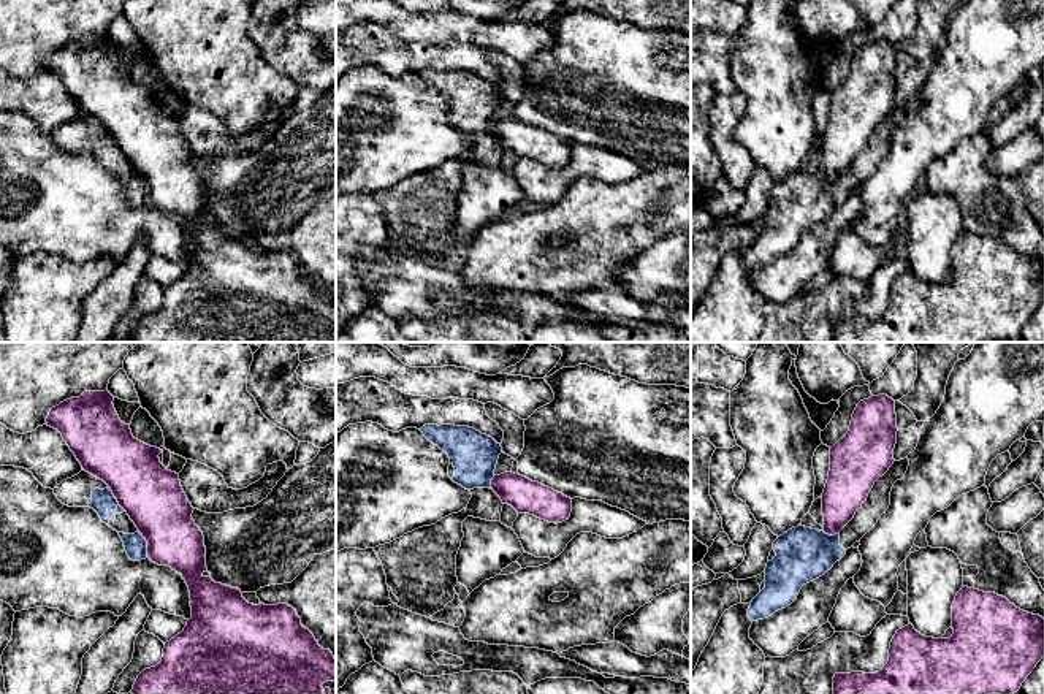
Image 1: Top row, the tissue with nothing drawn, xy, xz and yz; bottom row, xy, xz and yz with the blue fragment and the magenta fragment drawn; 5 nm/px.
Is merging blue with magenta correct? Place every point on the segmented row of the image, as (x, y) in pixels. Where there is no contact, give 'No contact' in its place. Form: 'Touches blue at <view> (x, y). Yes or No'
Touches blue at xy (146, 547). No

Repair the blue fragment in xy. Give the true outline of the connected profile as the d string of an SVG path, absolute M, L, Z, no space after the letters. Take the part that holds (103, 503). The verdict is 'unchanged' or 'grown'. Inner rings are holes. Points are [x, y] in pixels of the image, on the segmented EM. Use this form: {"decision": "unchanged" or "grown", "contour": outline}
{"decision": "grown", "contour": "M84 469L54 488L57 499L68 507L90 507L103 523L119 532L131 561L147 558L147 542L127 512L119 505L111 488Z"}

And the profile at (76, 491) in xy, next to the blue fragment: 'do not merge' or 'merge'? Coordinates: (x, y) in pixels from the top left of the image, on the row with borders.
merge

